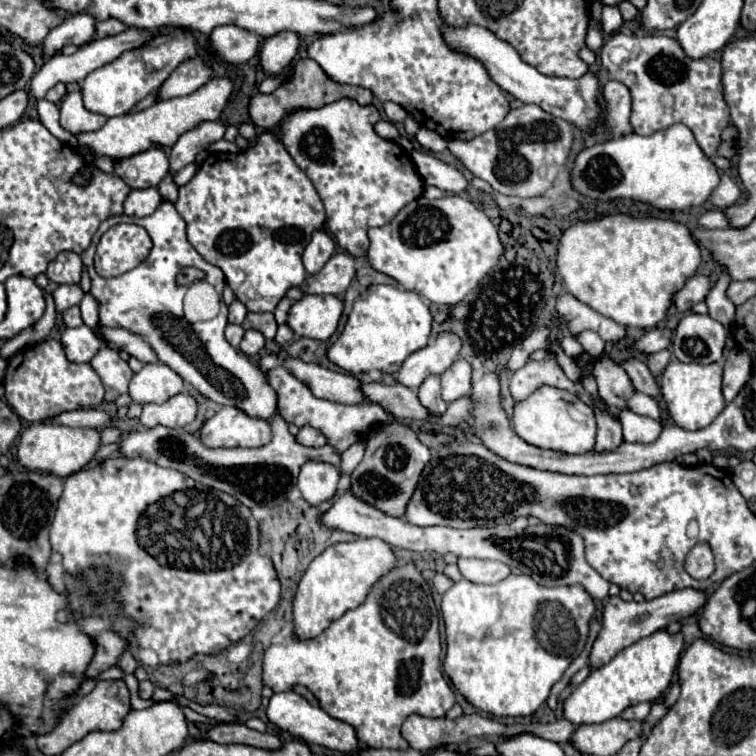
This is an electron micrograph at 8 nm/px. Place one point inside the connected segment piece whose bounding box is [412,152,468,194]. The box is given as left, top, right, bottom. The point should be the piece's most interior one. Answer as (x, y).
(436, 173)

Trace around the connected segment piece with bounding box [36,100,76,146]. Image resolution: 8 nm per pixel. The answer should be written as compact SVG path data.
M38 100L36 110L38 110L40 122L42 122L60 142L64 142L64 144L68 144L68 146L76 146L76 136L68 134L68 132L60 126L60 122L58 122L58 120L60 120L60 110L58 110L56 104L52 104L52 102L48 102L48 100Z

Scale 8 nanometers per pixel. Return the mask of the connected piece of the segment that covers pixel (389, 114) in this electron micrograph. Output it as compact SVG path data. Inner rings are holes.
M384 102L384 112L386 112L386 118L396 124L396 122L404 122L406 118L406 110L402 106L396 106L394 102Z

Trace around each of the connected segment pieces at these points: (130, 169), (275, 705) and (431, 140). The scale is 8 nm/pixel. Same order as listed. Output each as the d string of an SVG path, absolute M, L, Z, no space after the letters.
M154 146L116 162L114 170L130 188L150 188L158 186L164 174L168 174L168 158L162 148Z
M292 690L278 692L270 698L268 720L272 724L276 724L278 728L282 728L282 730L286 730L294 736L300 736L306 742L314 742L314 744L326 746L330 750L338 750L338 752L356 752L356 750L360 750L360 744L356 742L356 734L354 734L352 726L328 716L320 706L310 704L306 698L302 698L300 694L292 692Z
M420 128L418 134L416 134L416 140L418 140L426 150L432 150L432 152L442 152L442 150L446 150L446 140L444 140L440 134L436 134L434 130L424 130L424 128Z

